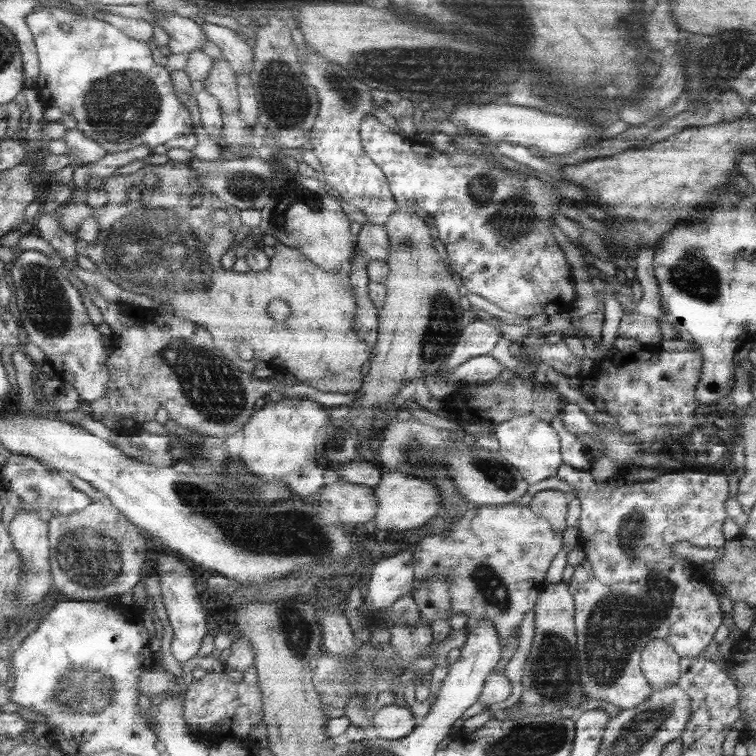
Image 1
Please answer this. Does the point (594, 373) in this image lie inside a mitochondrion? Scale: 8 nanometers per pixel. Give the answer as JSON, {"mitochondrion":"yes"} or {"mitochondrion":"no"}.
{"mitochondrion":"no"}

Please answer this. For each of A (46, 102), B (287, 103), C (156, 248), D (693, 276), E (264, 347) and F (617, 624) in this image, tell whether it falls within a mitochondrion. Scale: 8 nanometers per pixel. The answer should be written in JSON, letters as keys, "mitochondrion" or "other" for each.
{"A":"other","B":"mitochondrion","C":"mitochondrion","D":"mitochondrion","E":"other","F":"mitochondrion"}

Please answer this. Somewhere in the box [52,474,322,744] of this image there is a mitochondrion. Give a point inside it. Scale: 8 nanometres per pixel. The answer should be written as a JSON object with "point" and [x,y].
{"point":[87,555]}

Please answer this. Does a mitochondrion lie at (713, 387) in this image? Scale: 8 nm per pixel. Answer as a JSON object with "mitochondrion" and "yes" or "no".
{"mitochondrion":"no"}

